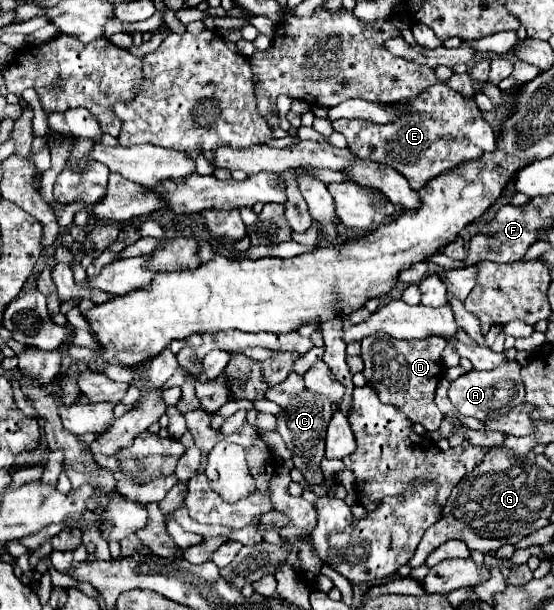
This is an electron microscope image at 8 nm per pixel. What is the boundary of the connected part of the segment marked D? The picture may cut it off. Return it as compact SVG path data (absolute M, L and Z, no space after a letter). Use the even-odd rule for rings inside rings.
M381 333L373 343L369 337L361 341L361 359L365 361L363 375L367 385L371 385L381 403L397 405L413 423L421 423L427 431L439 429L443 415L435 405L435 389L443 375L441 353L445 349L445 341L435 337L435 343L413 343L413 341L397 341L385 333Z

